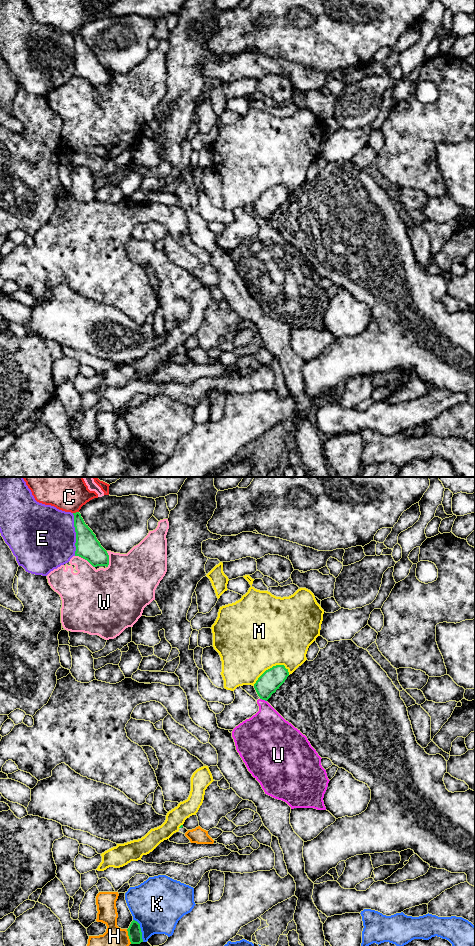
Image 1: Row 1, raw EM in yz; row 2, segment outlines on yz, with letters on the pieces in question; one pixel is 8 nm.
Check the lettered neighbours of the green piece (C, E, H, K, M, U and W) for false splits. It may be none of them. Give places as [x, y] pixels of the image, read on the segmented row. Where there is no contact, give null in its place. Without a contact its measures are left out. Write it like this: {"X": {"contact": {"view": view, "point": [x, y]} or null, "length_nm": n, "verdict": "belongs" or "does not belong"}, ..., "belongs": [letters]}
{"C": {"contact": {"view": "yz", "point": [76, 512]}, "length_nm": 50, "verdict": "does not belong"}, "E": {"contact": {"view": "yz", "point": [76, 534]}, "length_nm": 340, "verdict": "does not belong"}, "H": {"contact": {"view": "yz", "point": [128, 935]}, "length_nm": 130, "verdict": "does not belong"}, "K": {"contact": {"view": "yz", "point": [140, 930]}, "length_nm": 200, "verdict": "does not belong"}, "M": {"contact": {"view": "yz", "point": [270, 668]}, "length_nm": 320, "verdict": "does not belong"}, "U": {"contact": {"view": "yz", "point": [263, 699]}, "length_nm": 60, "verdict": "does not belong"}, "W": {"contact": {"view": "yz", "point": [85, 559]}, "length_nm": 190, "verdict": "does not belong"}, "belongs": []}

